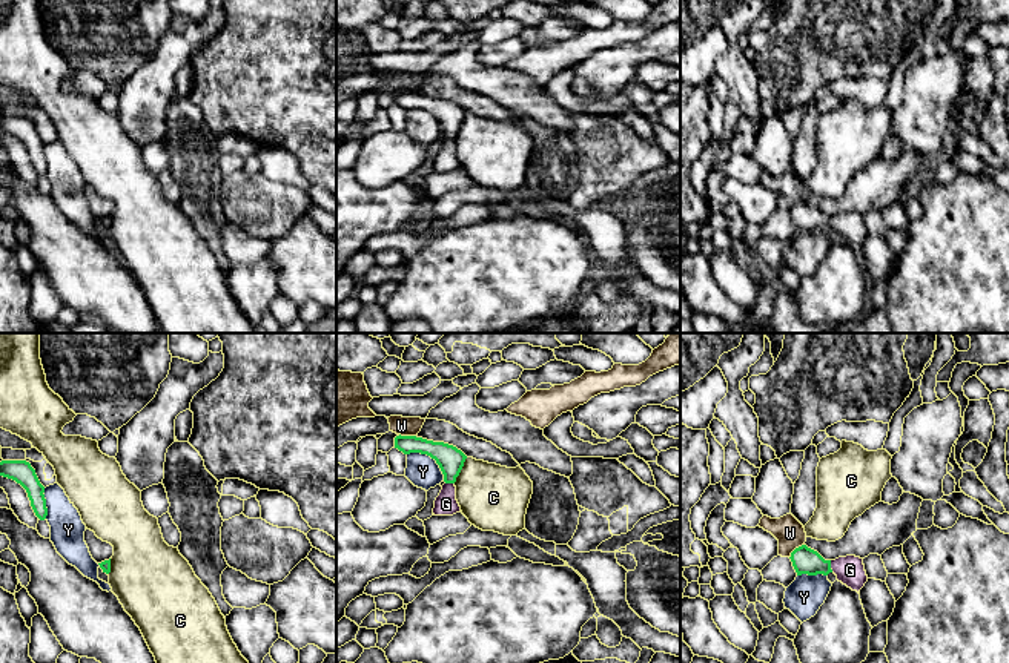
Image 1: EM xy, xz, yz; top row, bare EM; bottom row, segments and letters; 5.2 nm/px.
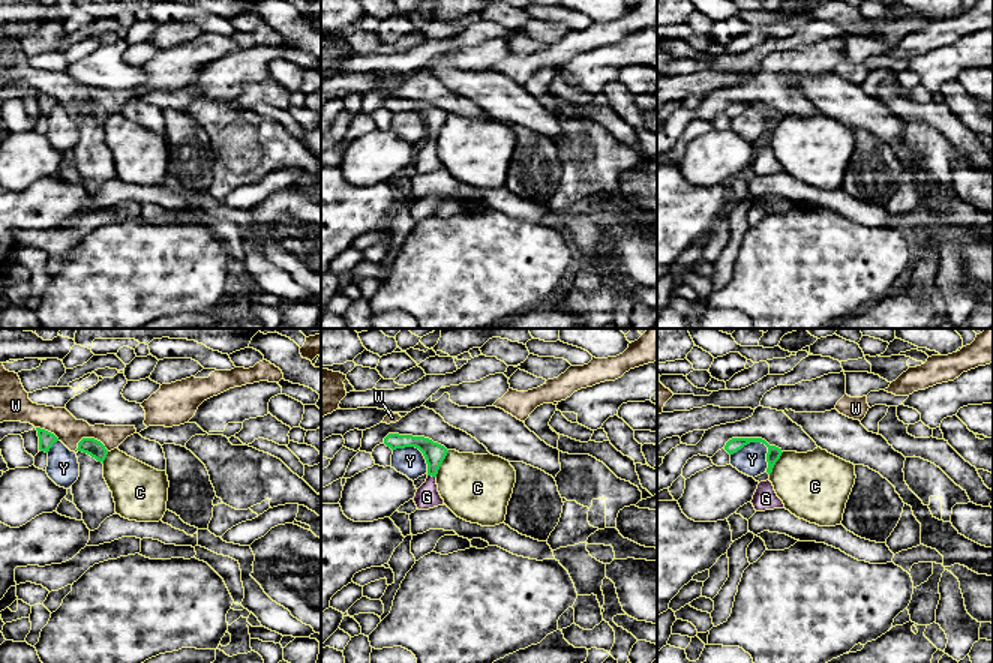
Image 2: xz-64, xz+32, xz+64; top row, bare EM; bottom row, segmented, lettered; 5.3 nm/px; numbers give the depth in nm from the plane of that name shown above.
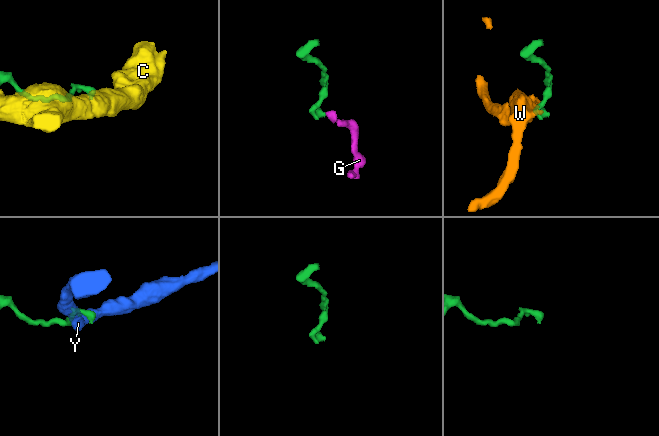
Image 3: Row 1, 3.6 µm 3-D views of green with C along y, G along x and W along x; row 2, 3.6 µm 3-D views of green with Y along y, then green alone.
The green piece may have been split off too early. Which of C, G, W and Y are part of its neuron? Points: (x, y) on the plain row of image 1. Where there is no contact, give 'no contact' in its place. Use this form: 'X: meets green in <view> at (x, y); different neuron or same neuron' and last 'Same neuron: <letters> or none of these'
C: meets green in xz at (461, 125); different neuron
G: meets green in yz at (830, 223); same neuron
W: meets green in yz at (794, 206); different neuron
Y: meets green in xz at (430, 112); different neuron
Same neuron: G

